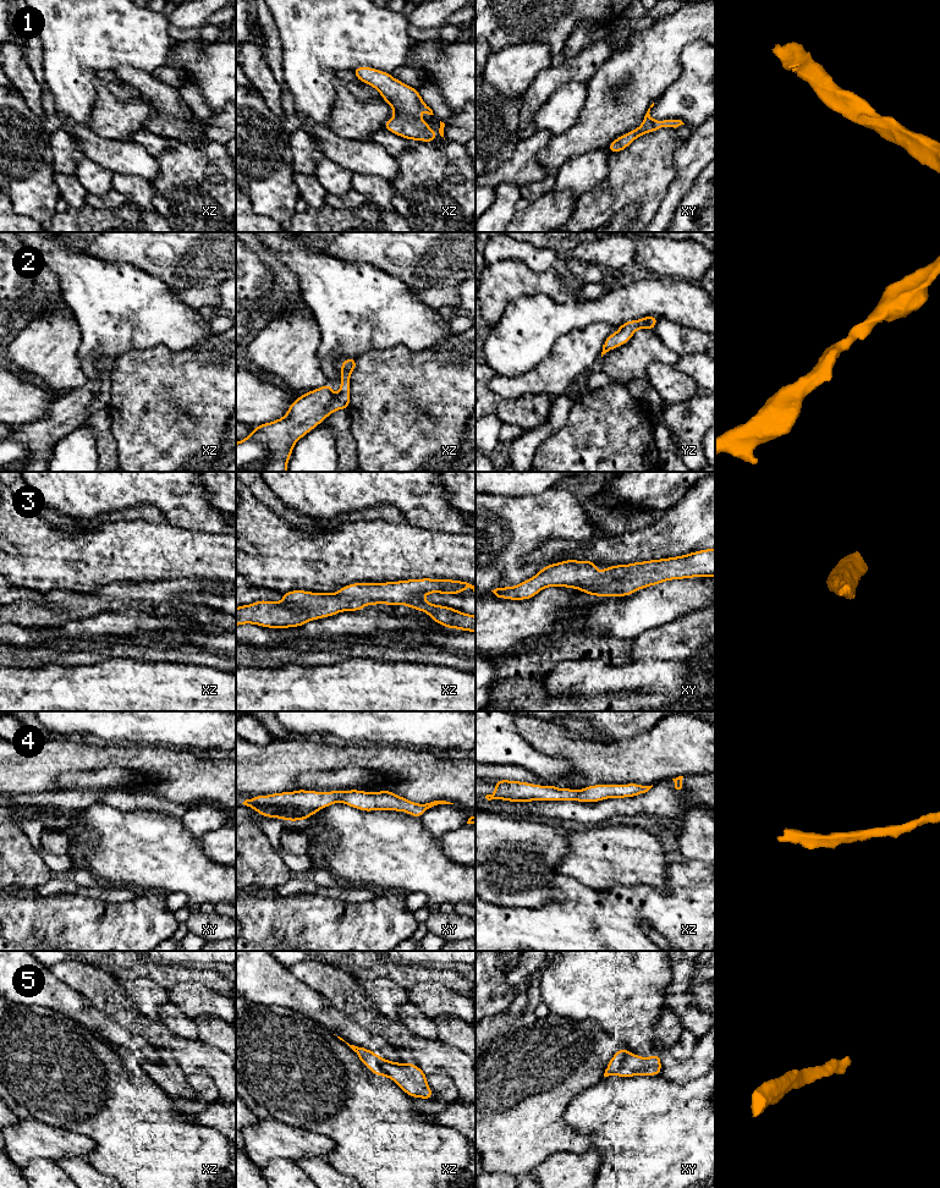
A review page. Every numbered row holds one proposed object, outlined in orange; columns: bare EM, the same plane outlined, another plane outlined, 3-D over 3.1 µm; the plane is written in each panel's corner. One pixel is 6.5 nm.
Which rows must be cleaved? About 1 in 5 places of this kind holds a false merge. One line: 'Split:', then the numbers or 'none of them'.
Split: none of them

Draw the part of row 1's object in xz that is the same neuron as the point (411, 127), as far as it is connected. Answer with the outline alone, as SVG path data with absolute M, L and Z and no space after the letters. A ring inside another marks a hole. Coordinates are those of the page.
M368 66L353 68L352 72L358 81L374 87L384 101L391 105L394 117L384 122L385 130L406 139L436 142L435 132L418 115L420 111L434 115L418 89L394 78L391 73Z

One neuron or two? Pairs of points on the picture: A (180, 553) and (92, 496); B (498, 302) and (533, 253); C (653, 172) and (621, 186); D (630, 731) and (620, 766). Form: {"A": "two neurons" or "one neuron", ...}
{"A": "two neurons", "B": "two neurons", "C": "one neuron", "D": "two neurons"}

